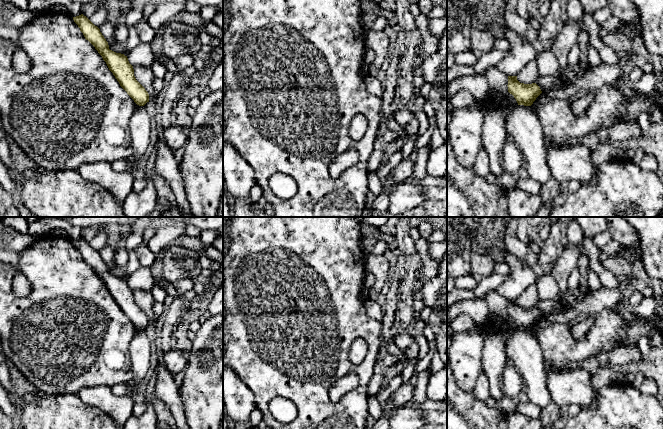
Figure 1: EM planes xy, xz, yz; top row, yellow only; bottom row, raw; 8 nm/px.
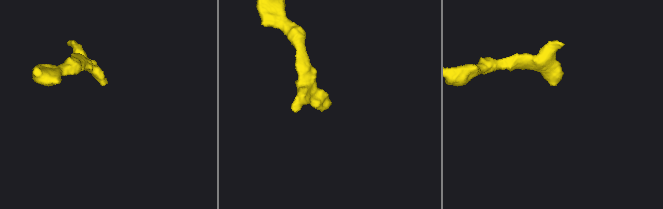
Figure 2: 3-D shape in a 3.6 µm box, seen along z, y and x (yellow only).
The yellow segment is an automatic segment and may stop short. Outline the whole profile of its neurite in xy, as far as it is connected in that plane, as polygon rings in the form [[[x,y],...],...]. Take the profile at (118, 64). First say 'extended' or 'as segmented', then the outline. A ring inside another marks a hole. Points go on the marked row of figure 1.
as segmented; [[[81,14],[73,17],[73,20],[80,28],[85,39],[88,40],[102,56],[120,86],[134,102],[139,106],[144,106],[149,102],[149,94],[136,80],[133,66],[129,63],[127,56],[110,50],[108,42],[100,32],[100,29],[86,16]]]

